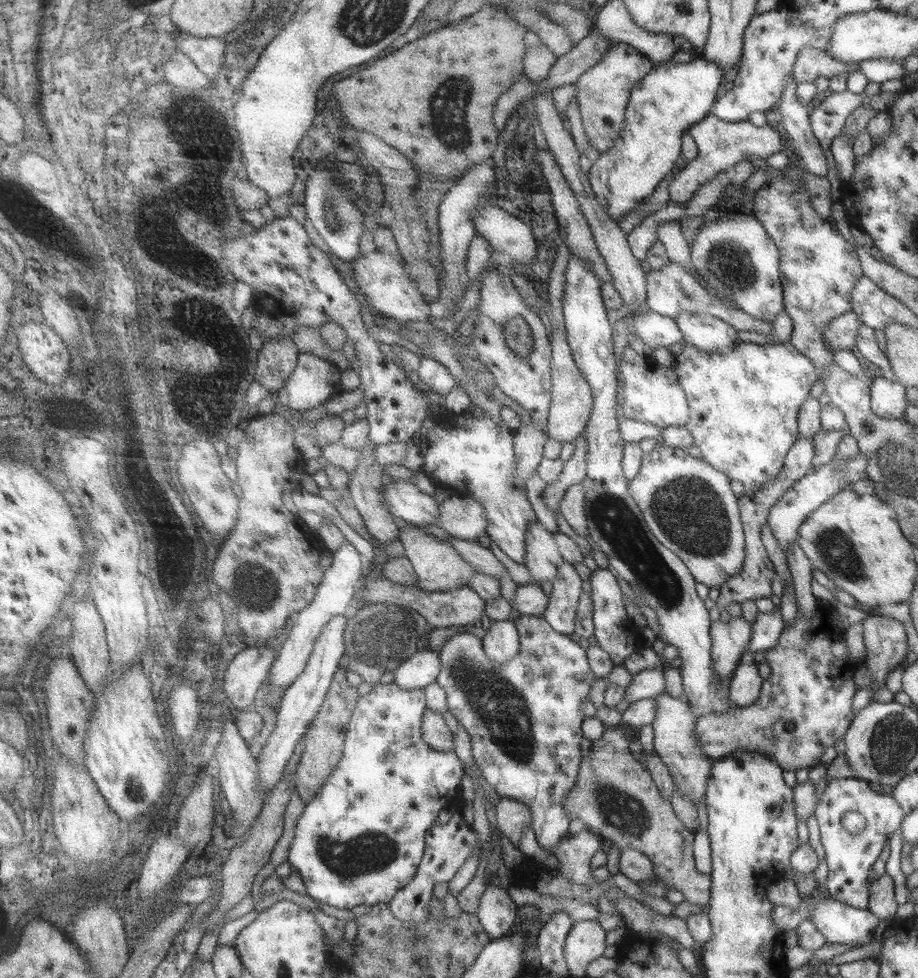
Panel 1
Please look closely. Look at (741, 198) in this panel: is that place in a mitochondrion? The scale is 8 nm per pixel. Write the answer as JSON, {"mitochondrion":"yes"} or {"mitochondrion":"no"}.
{"mitochondrion":"no"}

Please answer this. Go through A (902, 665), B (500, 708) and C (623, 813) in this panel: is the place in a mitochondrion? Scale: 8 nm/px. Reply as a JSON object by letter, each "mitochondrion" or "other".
{"A":"other","B":"mitochondrion","C":"mitochondrion"}

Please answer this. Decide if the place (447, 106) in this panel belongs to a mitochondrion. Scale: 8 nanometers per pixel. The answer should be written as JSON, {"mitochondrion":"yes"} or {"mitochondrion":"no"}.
{"mitochondrion":"yes"}

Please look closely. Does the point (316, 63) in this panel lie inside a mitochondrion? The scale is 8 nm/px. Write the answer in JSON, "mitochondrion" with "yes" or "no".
{"mitochondrion":"no"}

